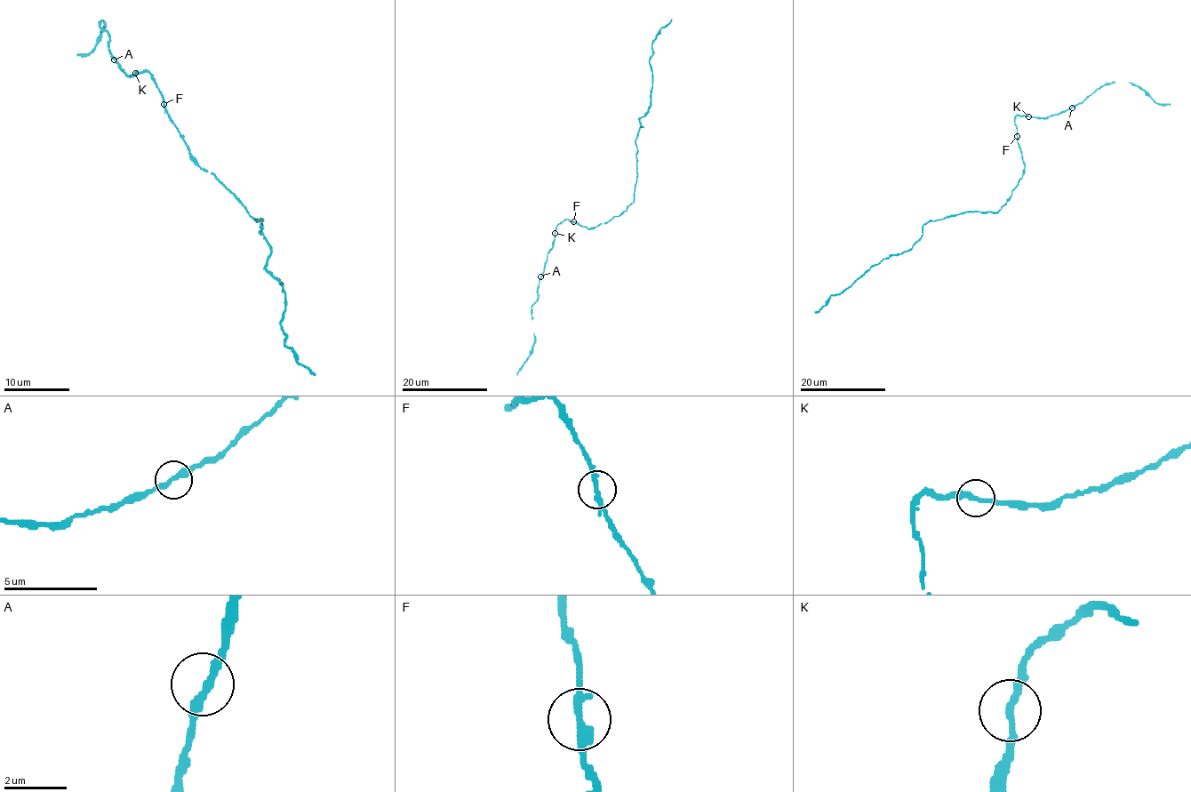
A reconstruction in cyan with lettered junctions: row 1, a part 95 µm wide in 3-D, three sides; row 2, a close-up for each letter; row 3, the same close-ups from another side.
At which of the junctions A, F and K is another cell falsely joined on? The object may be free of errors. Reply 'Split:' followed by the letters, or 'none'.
Split: none

